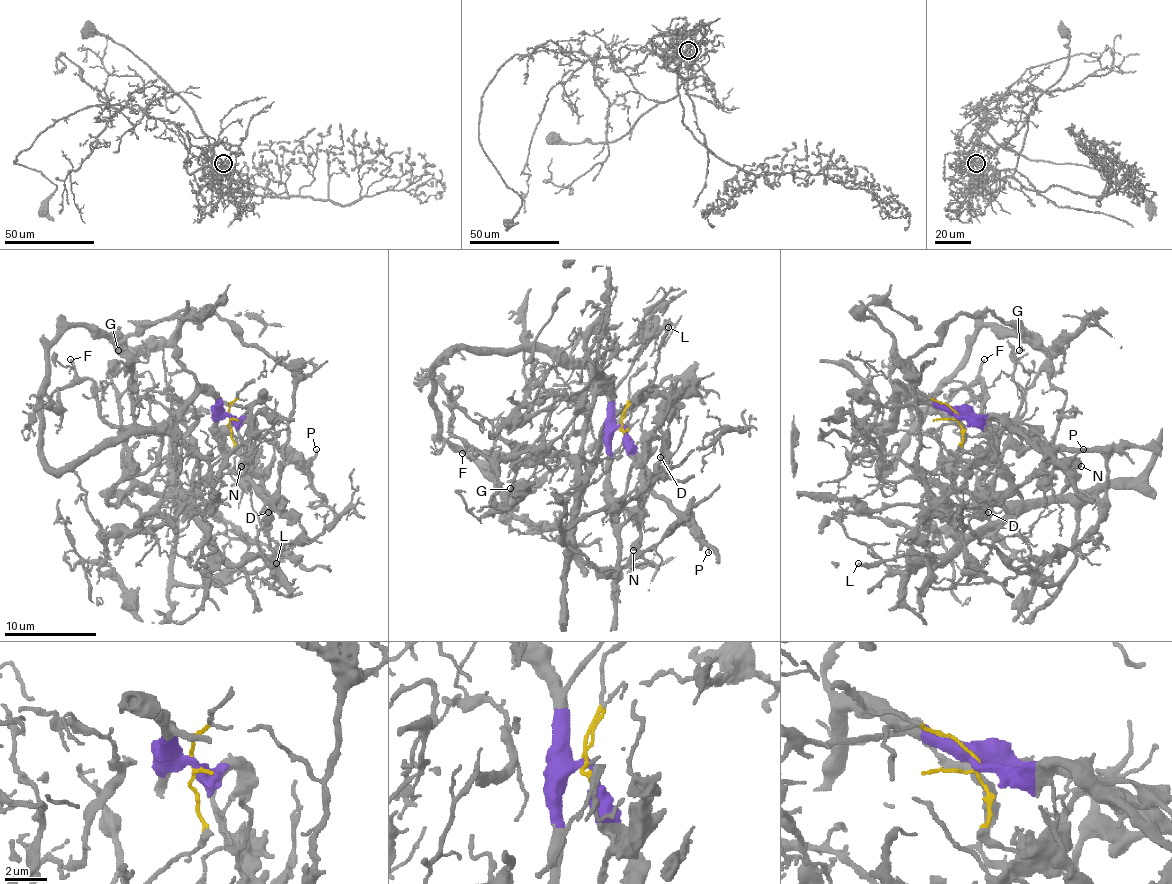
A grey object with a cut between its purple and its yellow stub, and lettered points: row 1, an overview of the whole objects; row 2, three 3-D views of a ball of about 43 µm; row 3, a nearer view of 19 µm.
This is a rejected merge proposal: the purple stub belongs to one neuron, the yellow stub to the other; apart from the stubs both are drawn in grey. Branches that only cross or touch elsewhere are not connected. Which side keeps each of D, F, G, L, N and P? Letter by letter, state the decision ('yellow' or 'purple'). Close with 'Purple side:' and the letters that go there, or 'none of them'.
D: purple
F: yellow
G: yellow
L: yellow
N: purple
P: purple
Purple side: D, N, P

